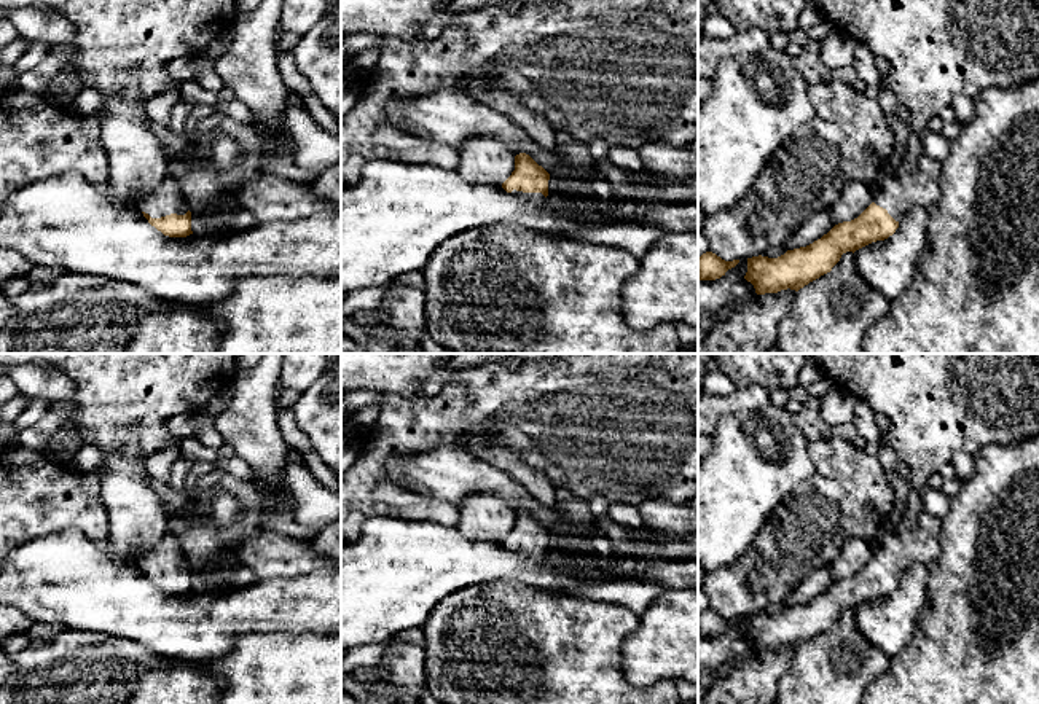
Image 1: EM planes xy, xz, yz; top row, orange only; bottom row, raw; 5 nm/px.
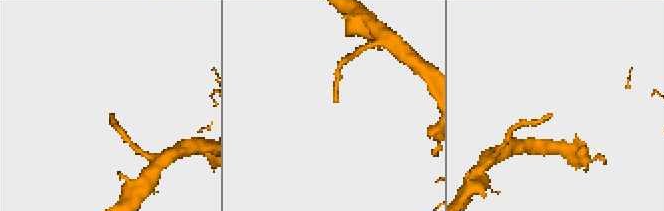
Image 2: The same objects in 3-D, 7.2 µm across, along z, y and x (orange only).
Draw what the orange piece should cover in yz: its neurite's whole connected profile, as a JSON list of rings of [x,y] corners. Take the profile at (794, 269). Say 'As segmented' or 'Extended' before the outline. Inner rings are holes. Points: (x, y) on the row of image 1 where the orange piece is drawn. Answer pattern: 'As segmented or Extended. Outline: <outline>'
Extended. Outline: [[[919,169],[889,178],[857,218],[835,225],[813,244],[787,250],[778,258],[747,258],[744,279],[754,285],[757,295],[787,288],[798,291],[830,272],[843,253],[854,253],[892,236],[907,210],[918,205],[929,210],[939,198],[939,183]]]

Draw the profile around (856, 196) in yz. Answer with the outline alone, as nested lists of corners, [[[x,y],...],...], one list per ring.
[[[848,182],[830,205],[829,213],[835,225],[857,218],[875,199],[870,186],[862,182]]]

